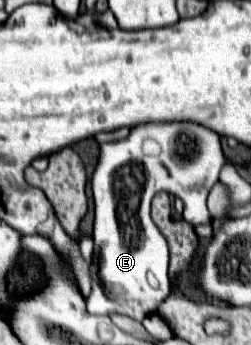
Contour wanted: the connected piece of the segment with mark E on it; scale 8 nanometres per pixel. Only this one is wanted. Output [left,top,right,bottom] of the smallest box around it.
[87,121,229,321]

